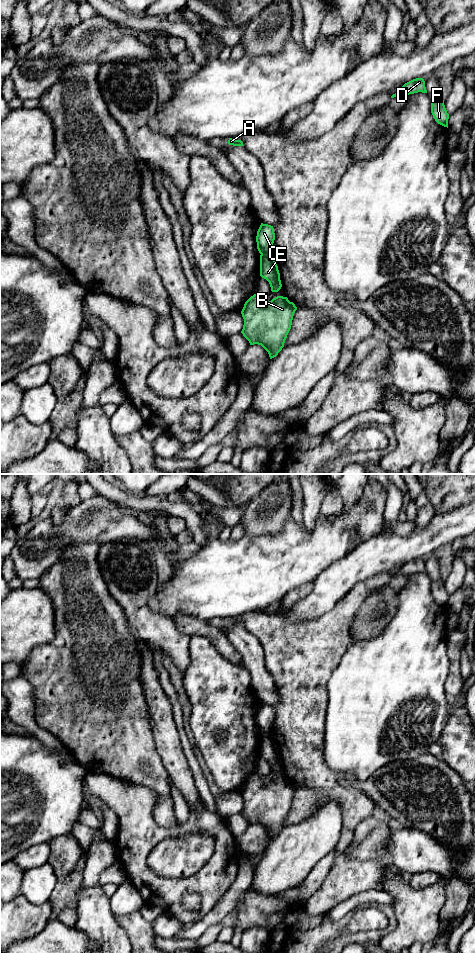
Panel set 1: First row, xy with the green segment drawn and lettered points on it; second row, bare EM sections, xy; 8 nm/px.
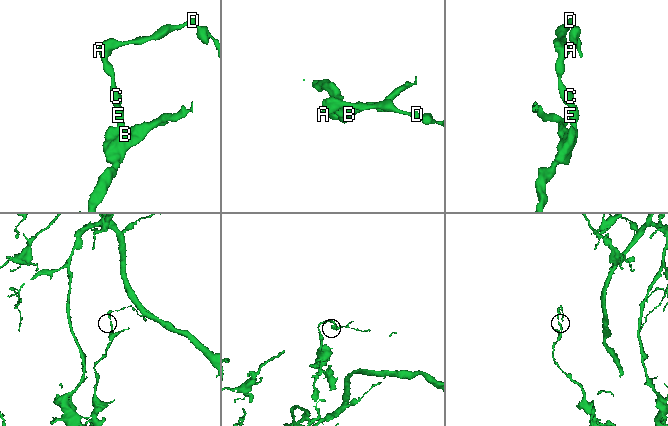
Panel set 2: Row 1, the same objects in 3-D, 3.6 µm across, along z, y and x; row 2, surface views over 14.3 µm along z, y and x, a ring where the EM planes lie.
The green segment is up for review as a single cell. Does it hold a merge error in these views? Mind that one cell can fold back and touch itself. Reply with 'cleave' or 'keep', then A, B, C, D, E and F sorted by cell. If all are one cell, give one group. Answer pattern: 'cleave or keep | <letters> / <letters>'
cleave | A C D F / B E

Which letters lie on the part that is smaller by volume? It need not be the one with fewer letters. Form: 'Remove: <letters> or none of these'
Remove: A, C, D, F

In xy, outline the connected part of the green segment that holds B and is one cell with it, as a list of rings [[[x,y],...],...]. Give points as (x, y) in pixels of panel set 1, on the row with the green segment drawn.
[[[256,293],[245,302],[241,311],[244,319],[241,333],[250,345],[261,345],[272,359],[284,347],[296,310],[287,297],[277,296],[264,302]]]

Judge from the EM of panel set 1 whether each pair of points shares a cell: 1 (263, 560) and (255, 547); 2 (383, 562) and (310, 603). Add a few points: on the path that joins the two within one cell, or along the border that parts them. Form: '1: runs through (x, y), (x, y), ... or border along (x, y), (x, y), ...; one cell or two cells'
1: runs through (260, 557), (255, 550); one cell
2: runs through (365, 562), (346, 572), (328, 590); one cell

